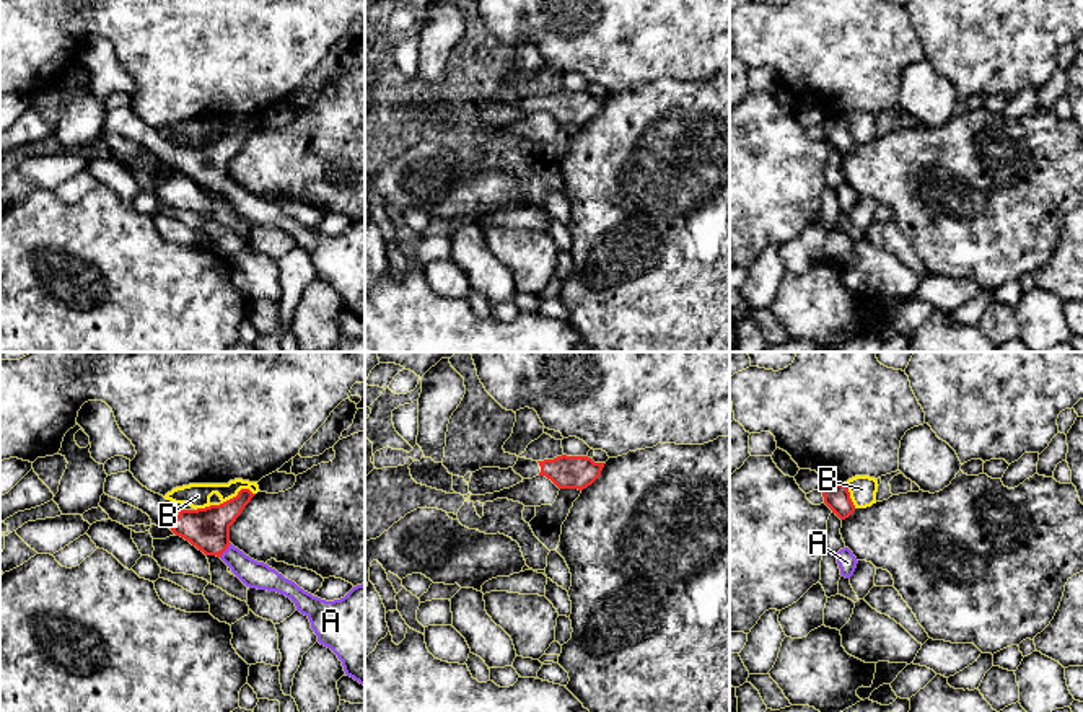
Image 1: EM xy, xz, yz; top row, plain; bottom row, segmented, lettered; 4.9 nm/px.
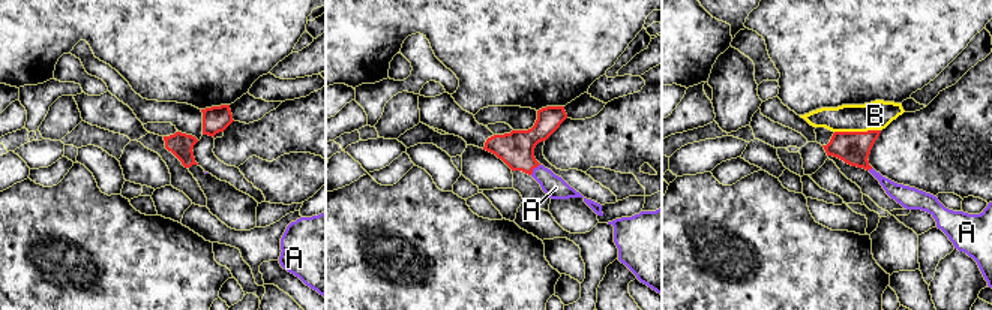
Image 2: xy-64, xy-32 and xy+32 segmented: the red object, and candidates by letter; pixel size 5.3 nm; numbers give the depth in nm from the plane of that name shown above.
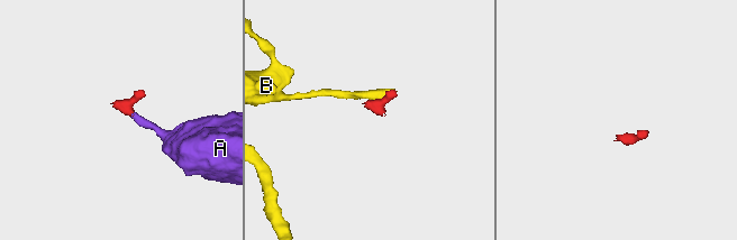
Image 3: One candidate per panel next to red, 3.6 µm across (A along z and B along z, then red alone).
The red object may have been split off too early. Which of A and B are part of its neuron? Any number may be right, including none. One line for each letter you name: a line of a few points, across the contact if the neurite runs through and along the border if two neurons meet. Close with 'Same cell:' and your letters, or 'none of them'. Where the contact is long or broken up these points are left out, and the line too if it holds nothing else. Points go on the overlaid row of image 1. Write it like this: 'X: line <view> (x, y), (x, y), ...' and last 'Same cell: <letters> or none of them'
A: line xy (207, 528), (225, 549), (253, 574)
Same cell: A

